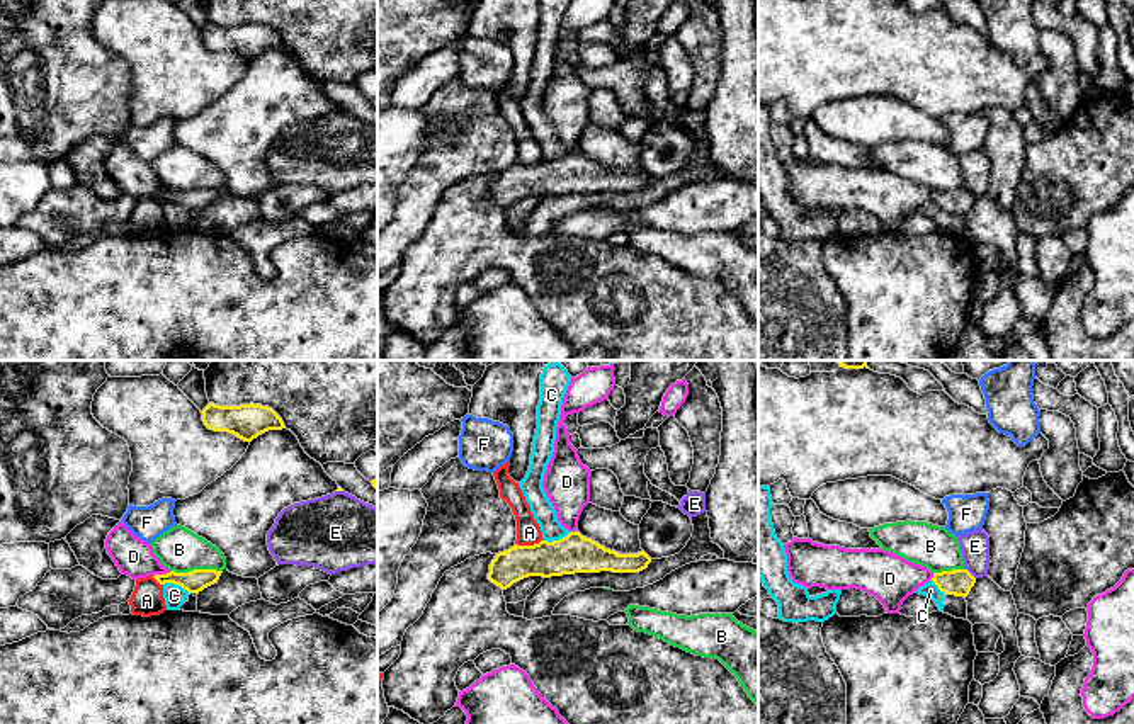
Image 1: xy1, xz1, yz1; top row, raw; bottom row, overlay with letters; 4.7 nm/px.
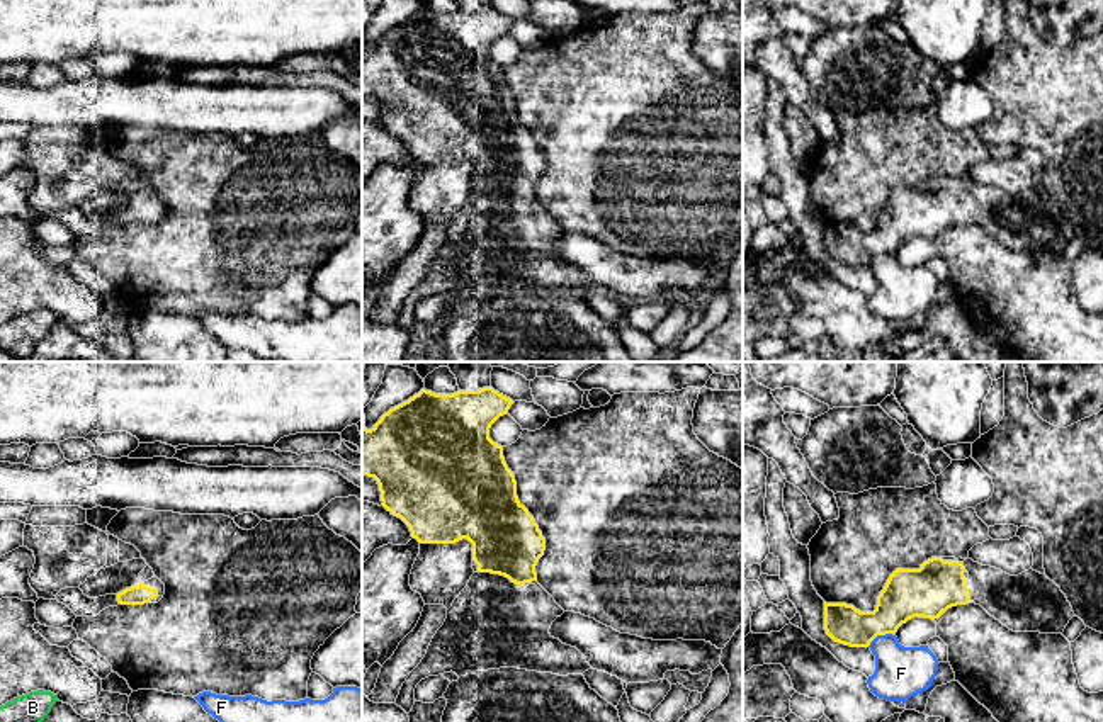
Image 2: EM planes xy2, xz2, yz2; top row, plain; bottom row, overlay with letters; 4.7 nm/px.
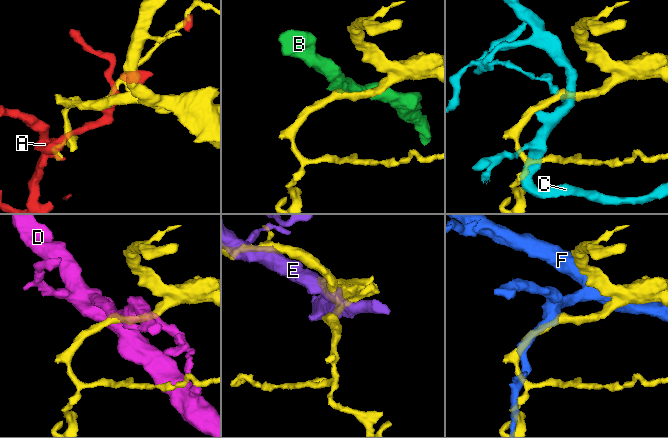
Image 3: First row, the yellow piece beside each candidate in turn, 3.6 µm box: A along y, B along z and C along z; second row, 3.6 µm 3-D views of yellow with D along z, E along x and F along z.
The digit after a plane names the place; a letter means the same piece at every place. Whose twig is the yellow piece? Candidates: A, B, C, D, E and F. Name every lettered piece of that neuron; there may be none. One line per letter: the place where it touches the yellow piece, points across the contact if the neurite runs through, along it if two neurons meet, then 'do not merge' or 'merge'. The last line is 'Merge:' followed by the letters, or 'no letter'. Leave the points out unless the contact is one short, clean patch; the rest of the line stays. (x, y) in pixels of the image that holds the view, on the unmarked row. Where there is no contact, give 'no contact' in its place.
A: meets yellow in xz1 at (529, 165); border along xz1 (543, 158), (532, 164), (515, 164); do not merge
B: meets yellow in xy1 at (196, 189); do not merge
C: meets yellow in xy1 at (177, 203); border along xy1 (164, 203), (177, 203), (189, 213); do not merge
D: meets yellow in xy1 at (162, 194); do not merge
E: meets yellow in yz1 at (969, 192); do not merge
F: meets yellow in yz2 at (879, 253); do not merge
Merge: no letter

